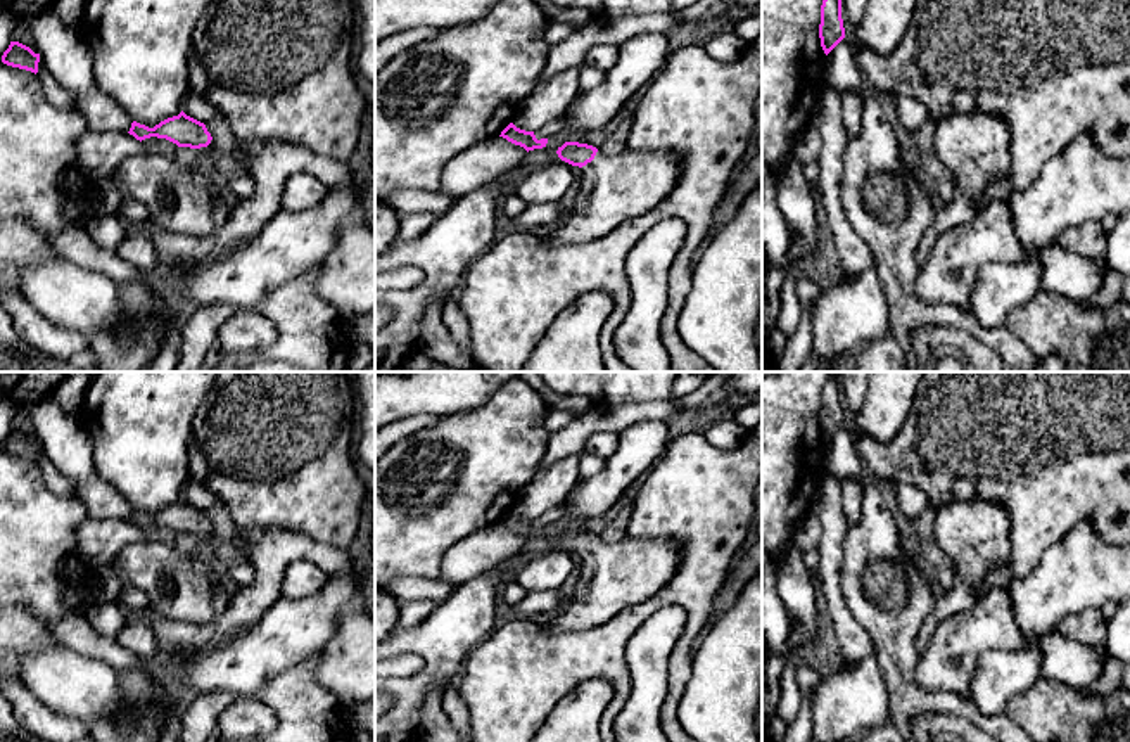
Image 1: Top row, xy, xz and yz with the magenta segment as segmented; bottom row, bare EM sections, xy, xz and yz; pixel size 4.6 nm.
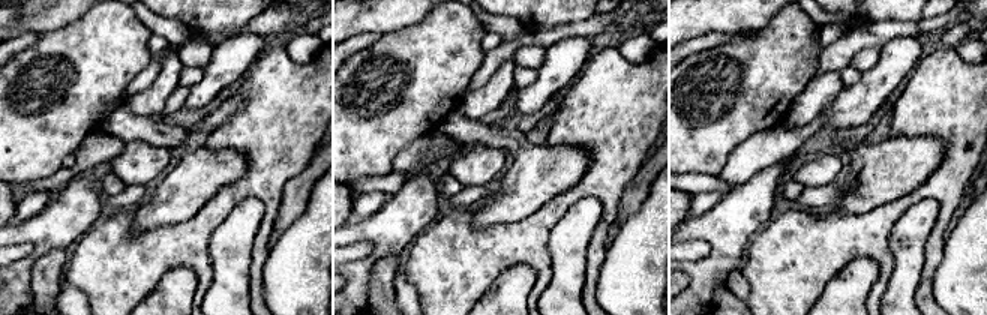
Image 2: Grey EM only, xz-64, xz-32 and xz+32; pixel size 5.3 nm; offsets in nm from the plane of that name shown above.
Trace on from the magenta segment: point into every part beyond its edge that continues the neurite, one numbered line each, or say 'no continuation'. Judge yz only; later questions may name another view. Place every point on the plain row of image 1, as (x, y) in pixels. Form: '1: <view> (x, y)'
no continuation

